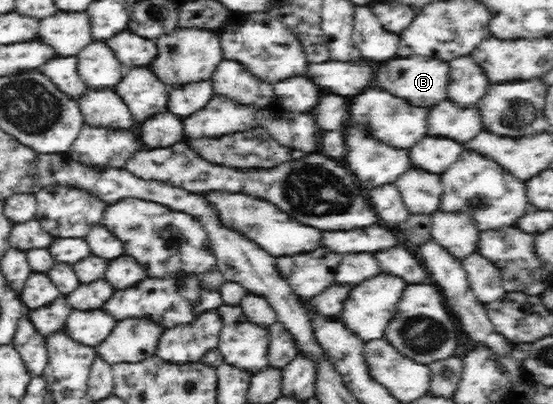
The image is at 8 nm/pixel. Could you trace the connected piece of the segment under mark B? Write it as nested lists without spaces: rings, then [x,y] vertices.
[[[411,55],[405,59],[385,60],[385,63],[377,69],[375,83],[377,87],[393,93],[401,99],[410,101],[413,105],[419,107],[431,108],[437,102],[448,99],[448,85],[450,82],[449,62],[442,59],[425,59],[423,55]]]

